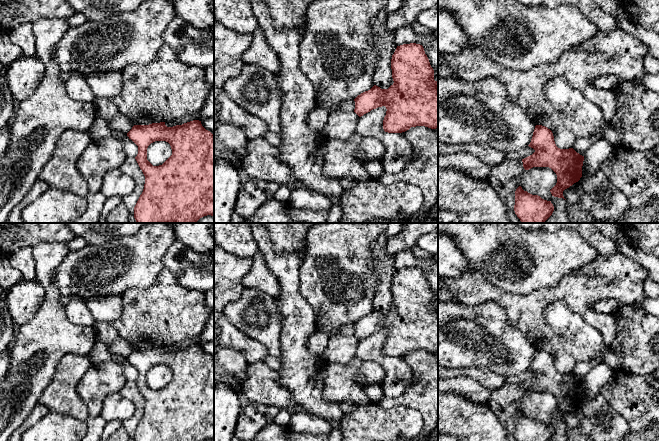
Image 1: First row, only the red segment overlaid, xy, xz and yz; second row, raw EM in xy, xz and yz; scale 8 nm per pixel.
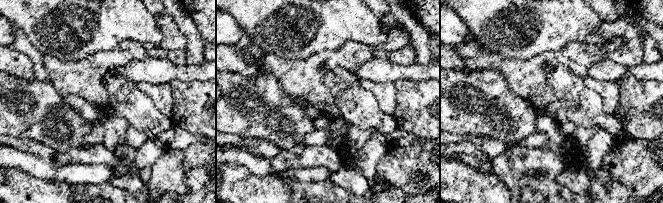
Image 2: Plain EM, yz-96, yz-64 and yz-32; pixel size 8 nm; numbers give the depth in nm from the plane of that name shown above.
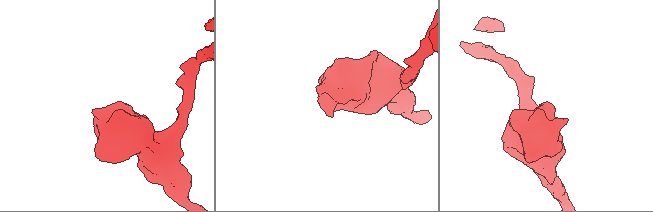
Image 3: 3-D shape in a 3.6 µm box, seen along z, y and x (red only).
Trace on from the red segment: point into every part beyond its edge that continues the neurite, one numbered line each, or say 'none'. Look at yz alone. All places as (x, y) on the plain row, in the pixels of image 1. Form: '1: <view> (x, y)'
none

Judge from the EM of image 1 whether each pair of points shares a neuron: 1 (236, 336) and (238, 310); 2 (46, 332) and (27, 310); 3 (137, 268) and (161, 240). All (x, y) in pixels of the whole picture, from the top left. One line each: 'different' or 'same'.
1: different
2: different
3: same

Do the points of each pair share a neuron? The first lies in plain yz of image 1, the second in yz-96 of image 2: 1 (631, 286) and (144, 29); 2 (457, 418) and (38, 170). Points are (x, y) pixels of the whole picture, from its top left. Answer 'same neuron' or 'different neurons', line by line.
1: different neurons
2: different neurons

